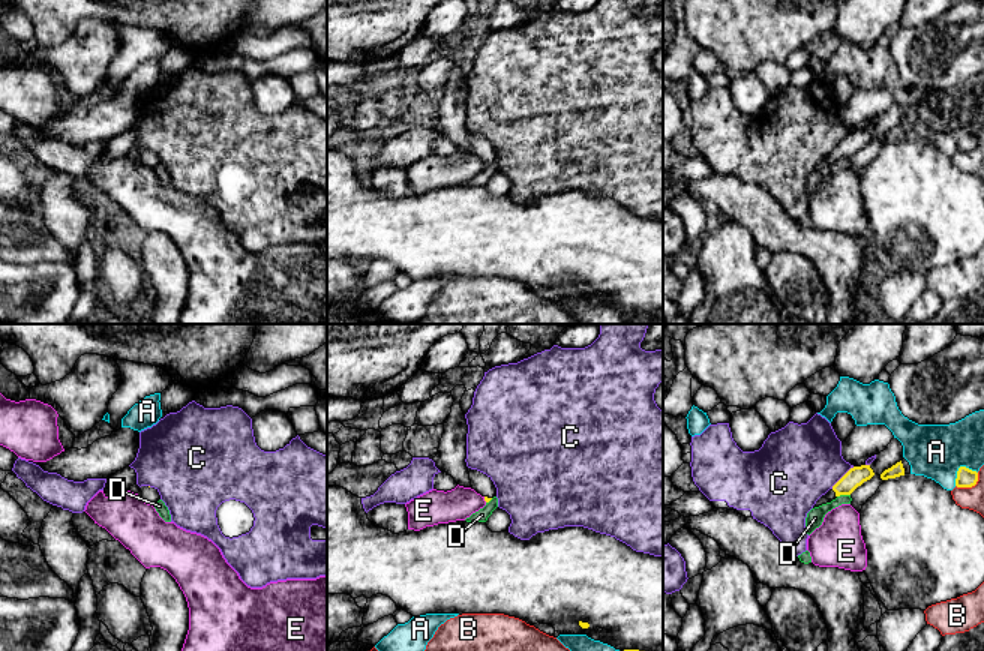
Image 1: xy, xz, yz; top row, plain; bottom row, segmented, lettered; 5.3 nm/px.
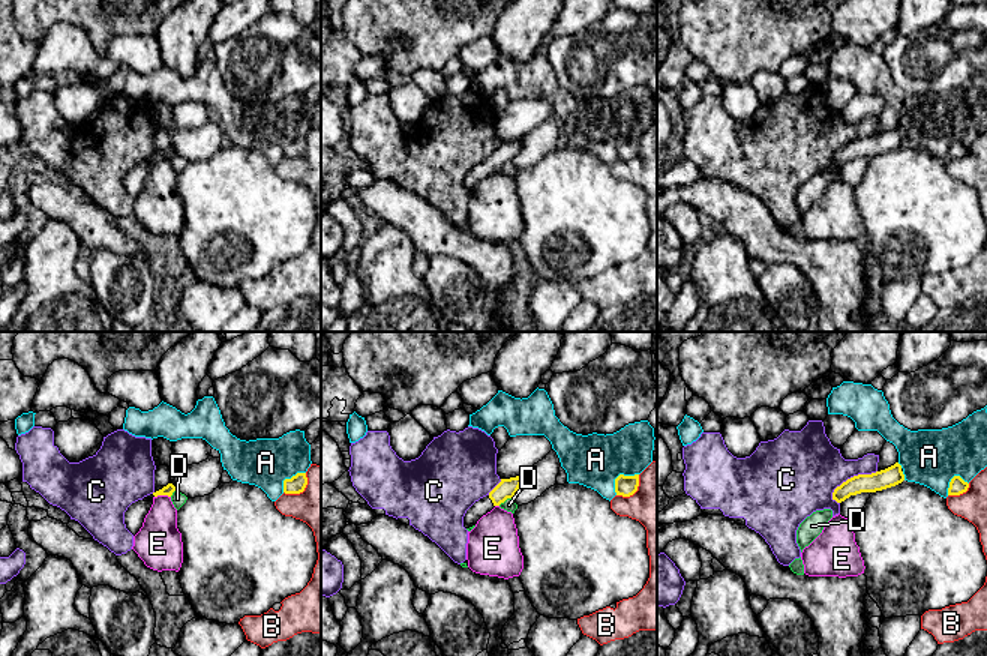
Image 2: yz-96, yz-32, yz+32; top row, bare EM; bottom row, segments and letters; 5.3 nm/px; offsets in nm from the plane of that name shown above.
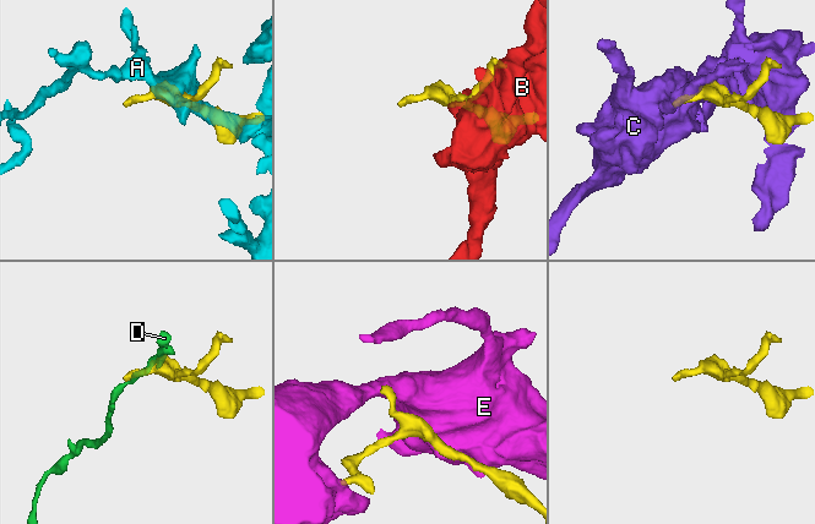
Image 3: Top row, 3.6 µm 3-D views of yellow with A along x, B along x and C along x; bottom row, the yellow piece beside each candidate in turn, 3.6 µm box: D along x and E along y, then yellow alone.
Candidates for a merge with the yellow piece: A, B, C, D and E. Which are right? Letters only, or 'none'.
none

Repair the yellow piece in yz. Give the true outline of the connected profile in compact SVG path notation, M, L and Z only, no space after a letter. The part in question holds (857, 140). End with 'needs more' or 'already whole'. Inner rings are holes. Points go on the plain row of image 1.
M861 129L850 132L825 159L822 159L814 171L831 166L840 159L850 159L858 150L870 144L874 140L870 129Z; needs more

